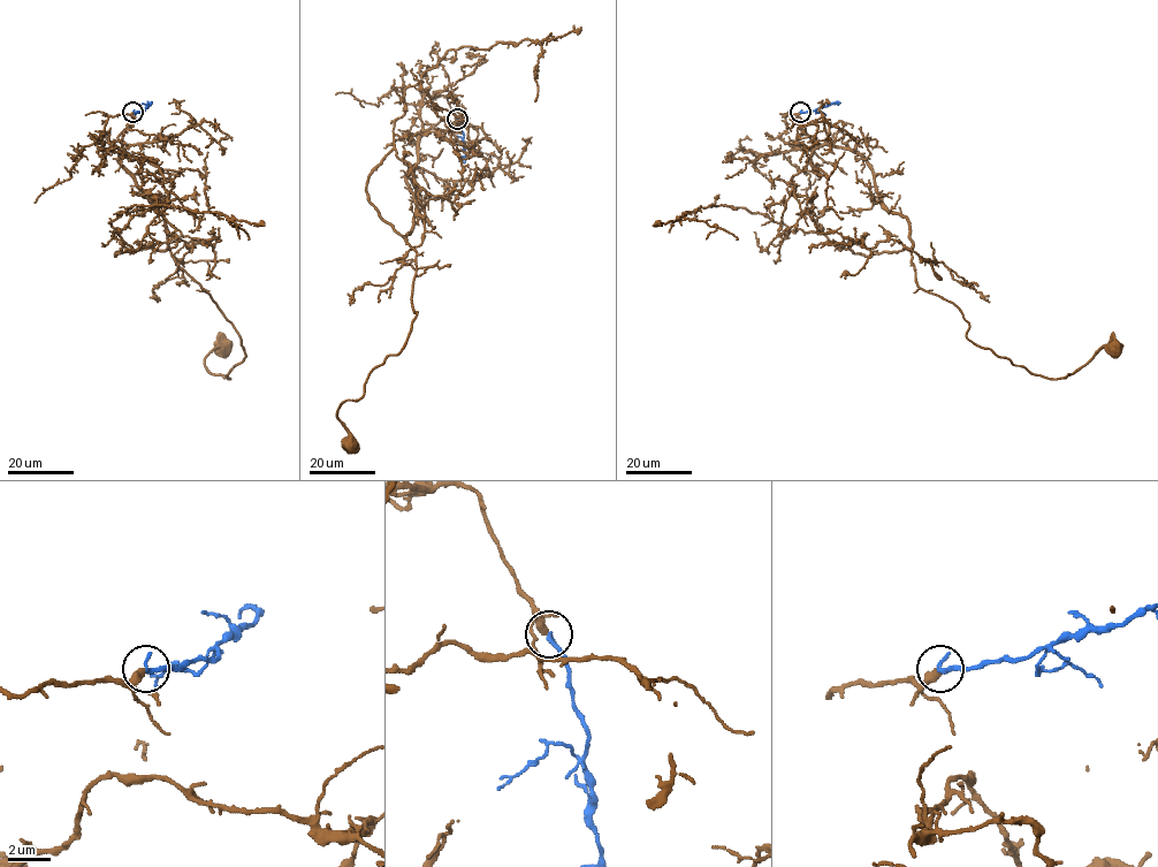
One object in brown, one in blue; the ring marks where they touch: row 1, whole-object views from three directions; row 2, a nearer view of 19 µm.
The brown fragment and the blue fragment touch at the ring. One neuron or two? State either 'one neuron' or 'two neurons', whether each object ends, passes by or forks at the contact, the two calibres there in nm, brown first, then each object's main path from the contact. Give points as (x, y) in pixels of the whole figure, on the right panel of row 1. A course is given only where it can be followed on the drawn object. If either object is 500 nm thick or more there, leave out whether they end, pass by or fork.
one neuron; brown ends; blue ends; calibres 400 and 240 nm; course brown (800, 112), (781, 138), (865, 159), (907, 221), (919, 286), (972, 341), (1050, 379), (1113, 348); course blue (800, 112), (837, 101)

